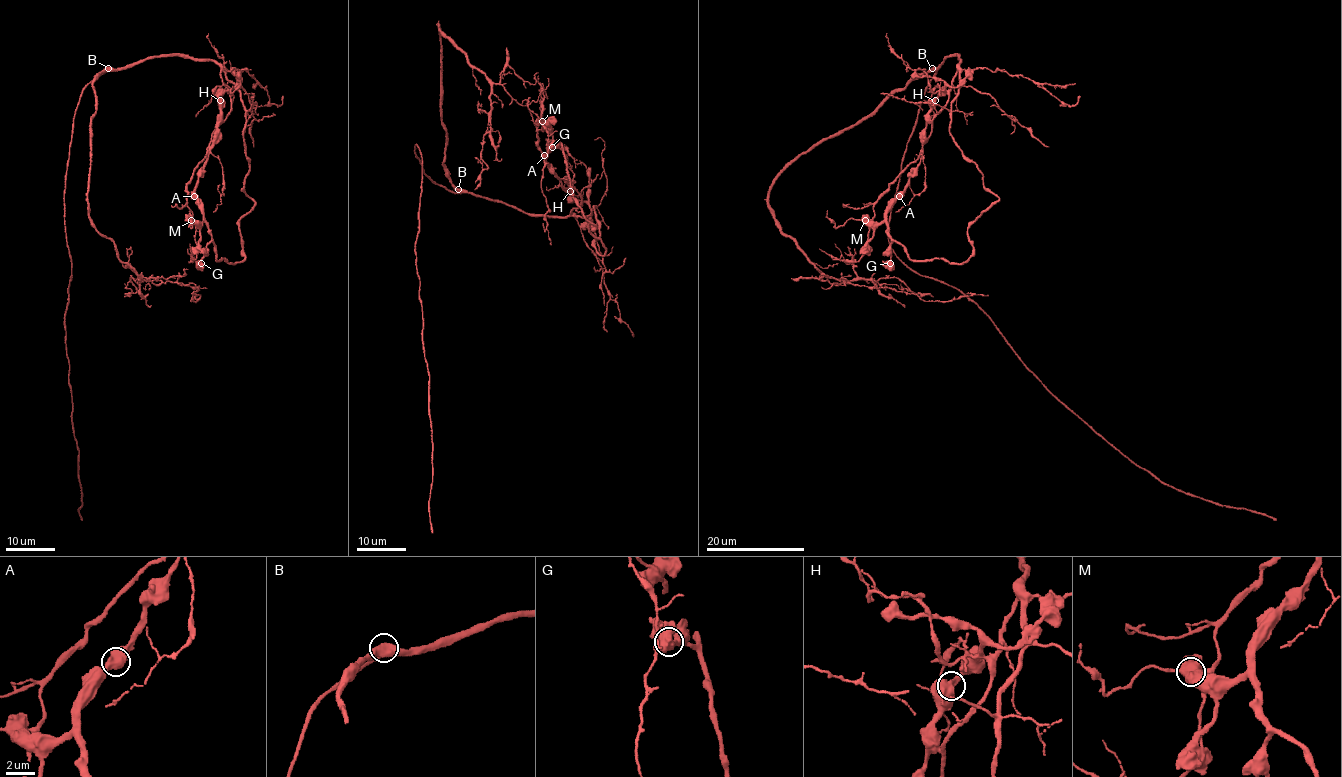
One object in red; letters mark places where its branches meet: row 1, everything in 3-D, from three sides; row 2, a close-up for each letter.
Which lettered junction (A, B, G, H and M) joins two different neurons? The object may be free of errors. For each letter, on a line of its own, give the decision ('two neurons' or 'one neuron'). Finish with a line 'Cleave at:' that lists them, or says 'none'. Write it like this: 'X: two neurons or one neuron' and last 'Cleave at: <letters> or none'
A: one neuron
B: one neuron
G: one neuron
H: one neuron
M: one neuron
Cleave at: none

